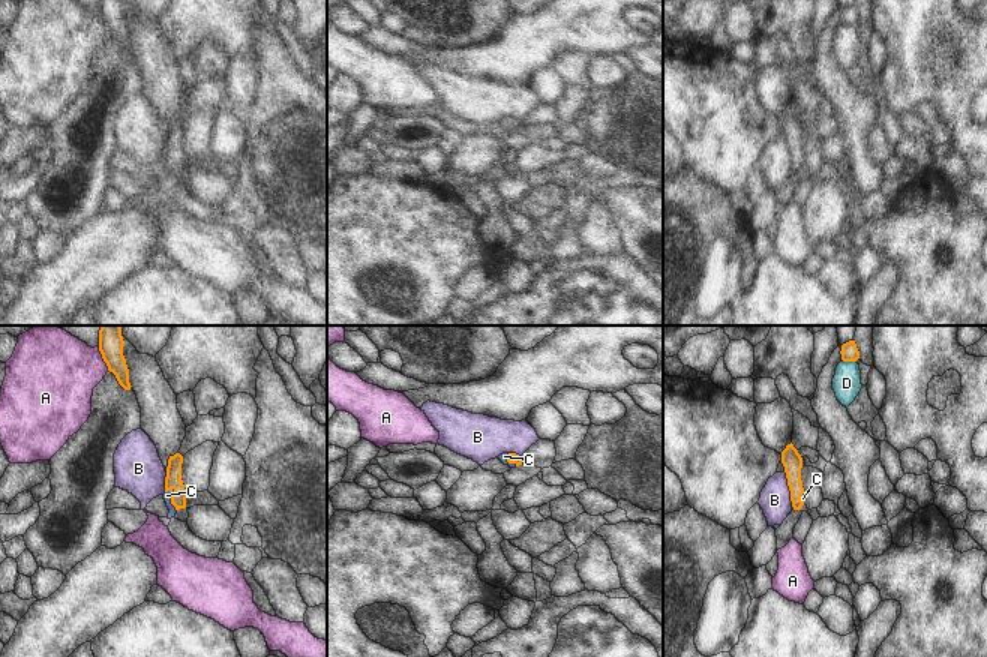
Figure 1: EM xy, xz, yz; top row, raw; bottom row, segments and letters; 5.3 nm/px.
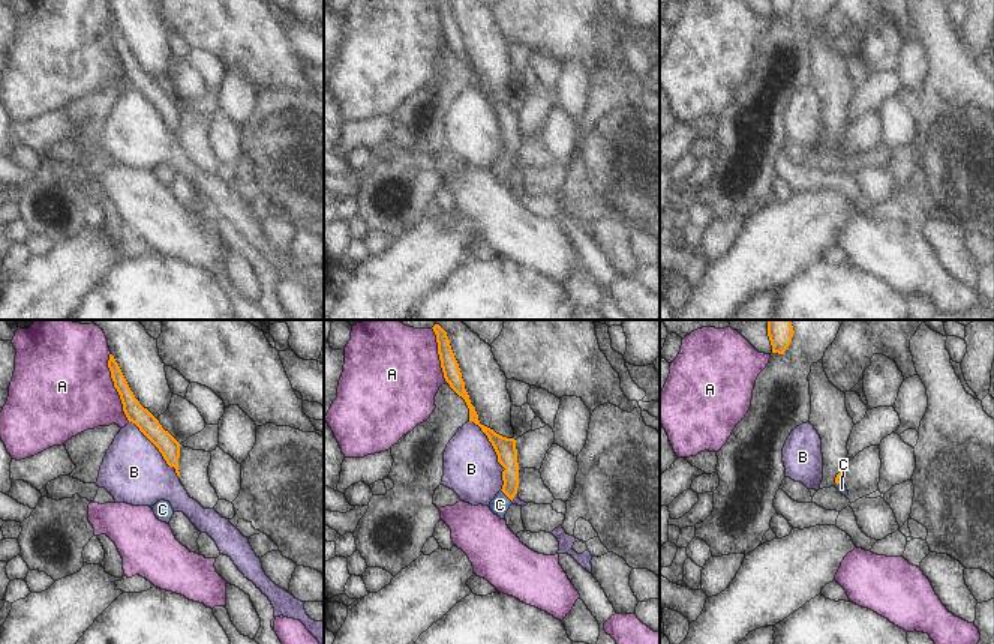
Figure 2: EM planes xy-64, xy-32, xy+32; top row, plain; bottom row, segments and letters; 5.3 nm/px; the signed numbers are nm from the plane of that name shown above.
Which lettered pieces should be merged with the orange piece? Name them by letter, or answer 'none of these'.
C

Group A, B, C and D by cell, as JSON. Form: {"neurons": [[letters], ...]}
{"neurons": [["A"], ["B"], ["C"], ["D"]]}

